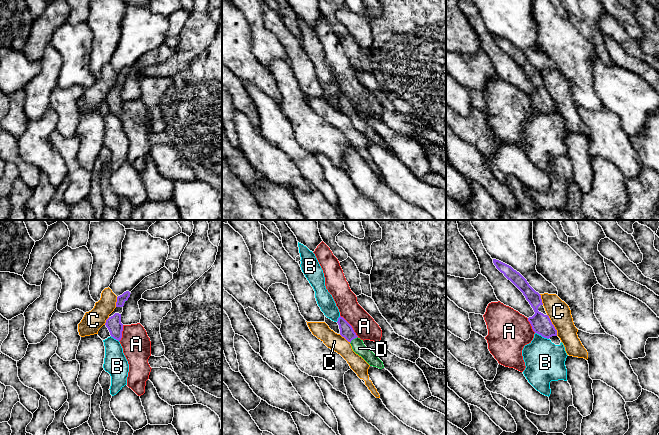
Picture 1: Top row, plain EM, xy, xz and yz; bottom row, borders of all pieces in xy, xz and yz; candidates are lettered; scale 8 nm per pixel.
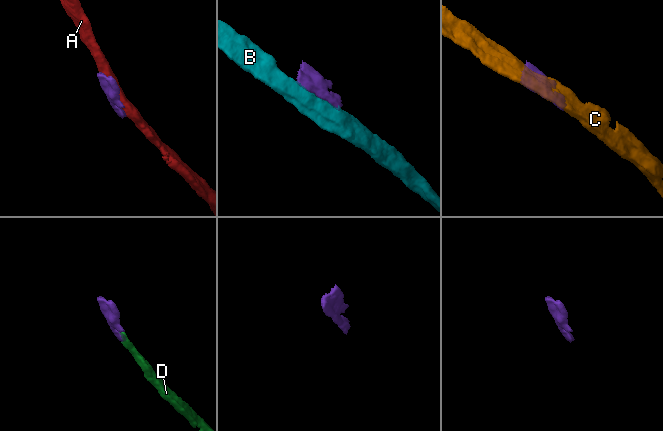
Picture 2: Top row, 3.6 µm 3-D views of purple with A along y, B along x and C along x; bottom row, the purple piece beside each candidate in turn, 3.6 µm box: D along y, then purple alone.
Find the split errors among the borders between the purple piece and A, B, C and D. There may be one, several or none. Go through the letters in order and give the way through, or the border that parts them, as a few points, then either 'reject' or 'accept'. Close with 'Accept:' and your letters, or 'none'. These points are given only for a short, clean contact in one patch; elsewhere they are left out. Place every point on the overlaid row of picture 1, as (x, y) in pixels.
A: reject
B: reject
C: reject
D: accept
Accept: D

